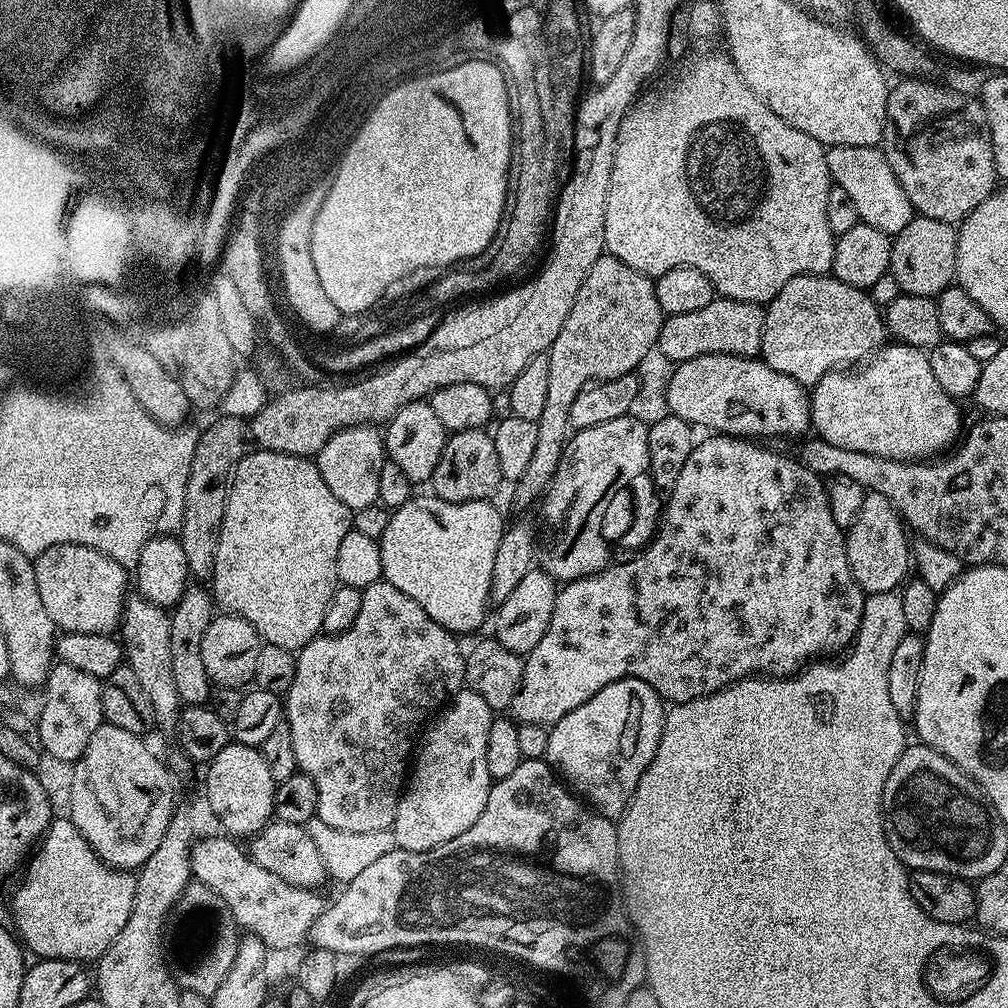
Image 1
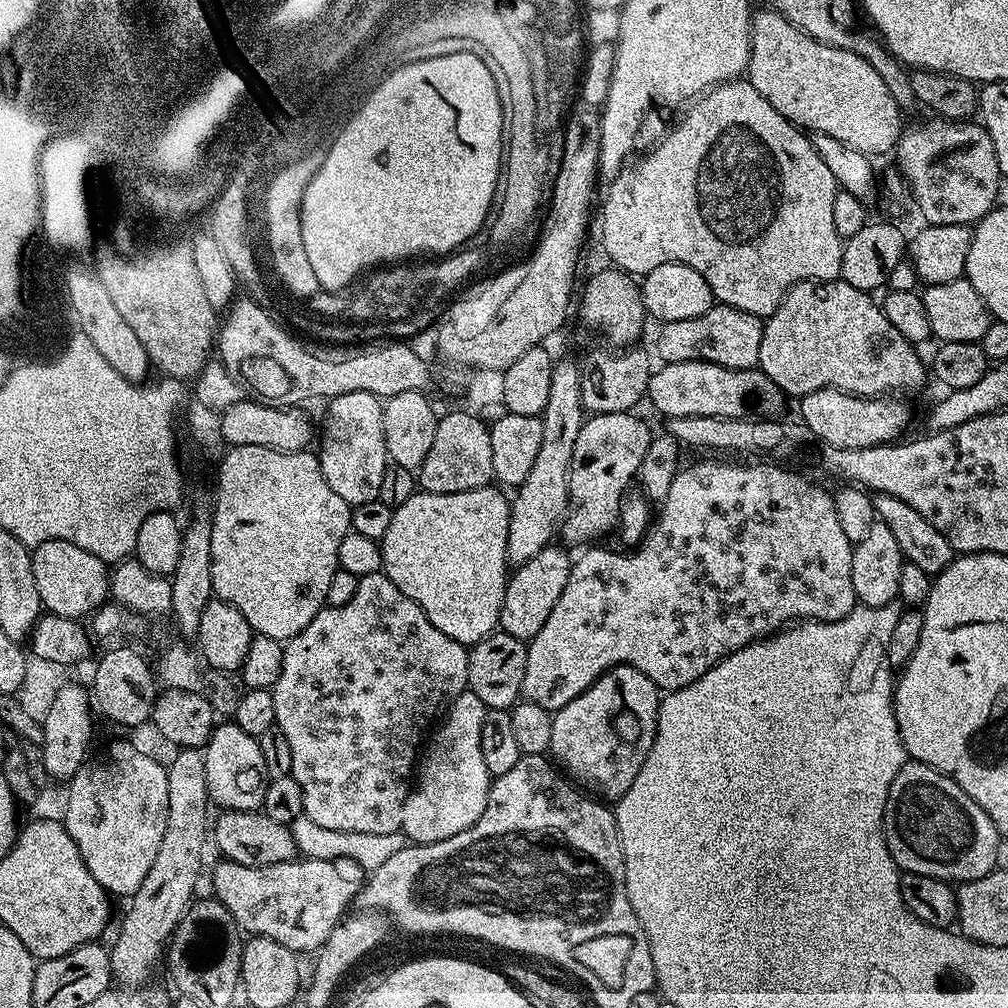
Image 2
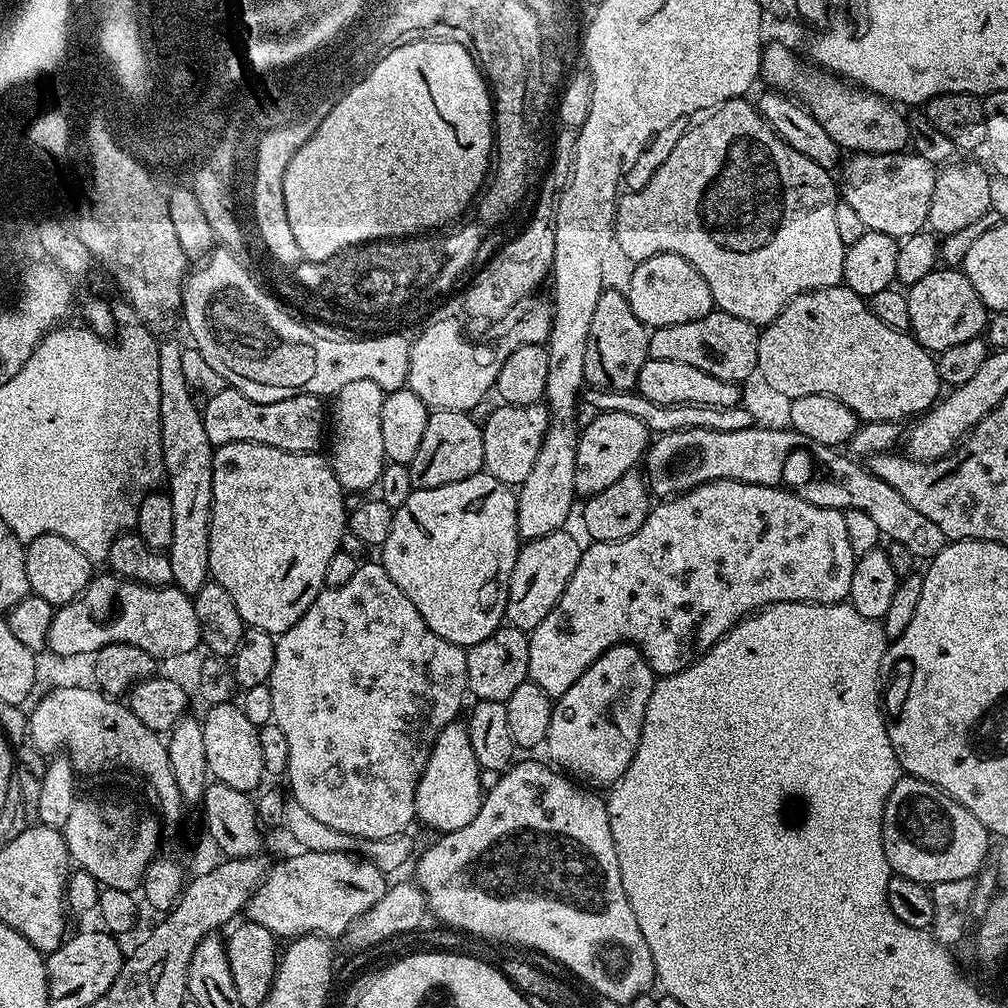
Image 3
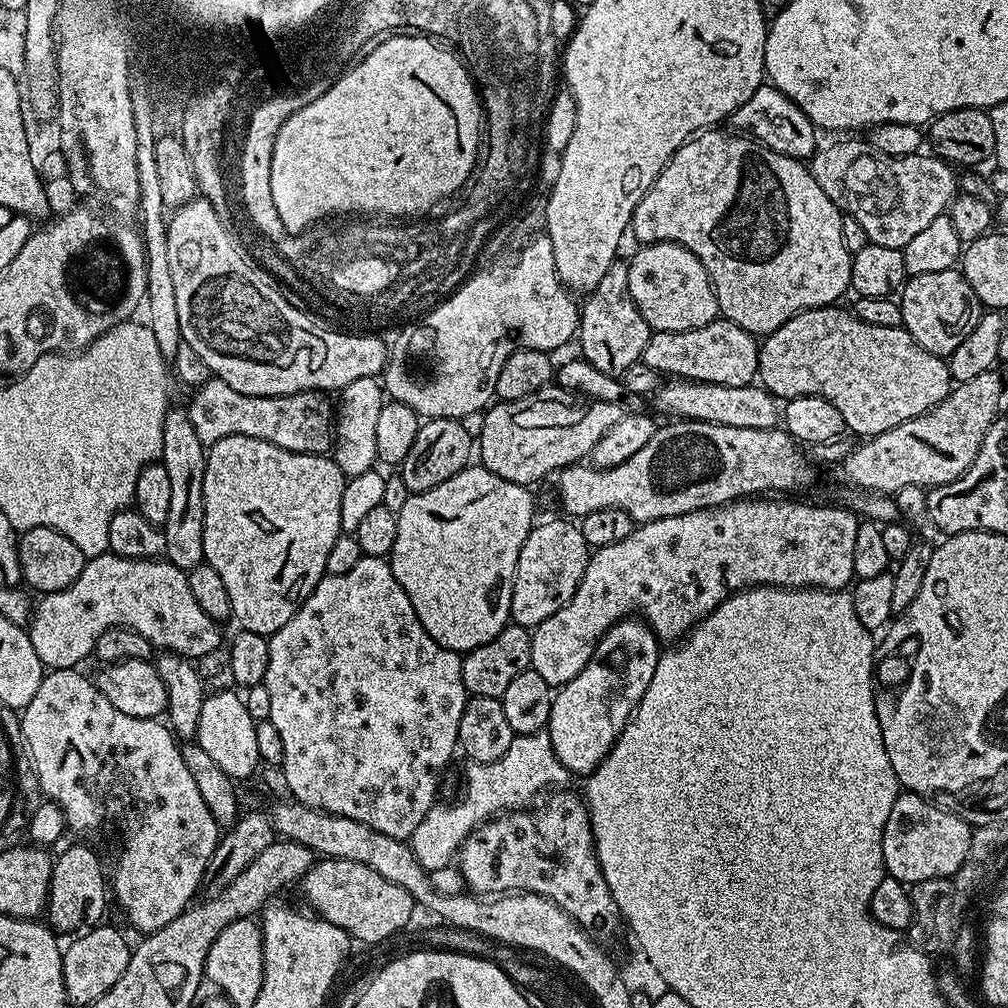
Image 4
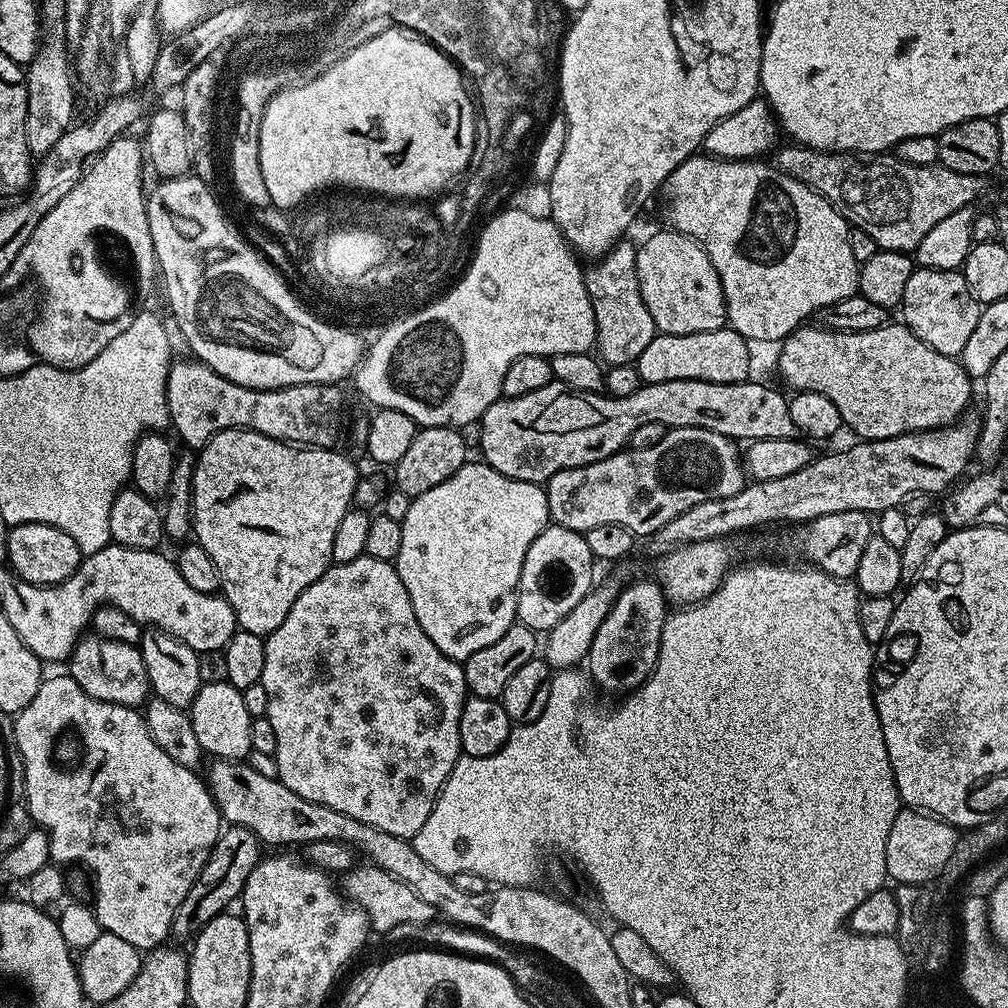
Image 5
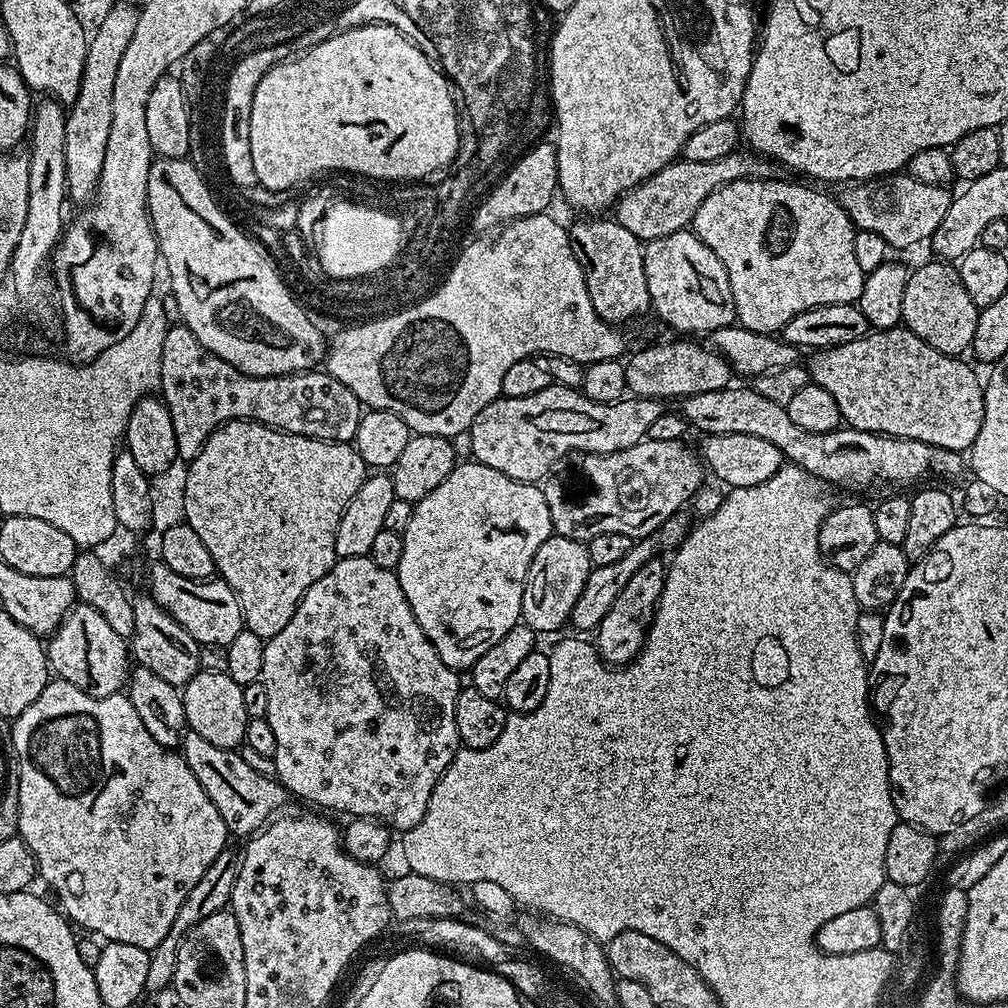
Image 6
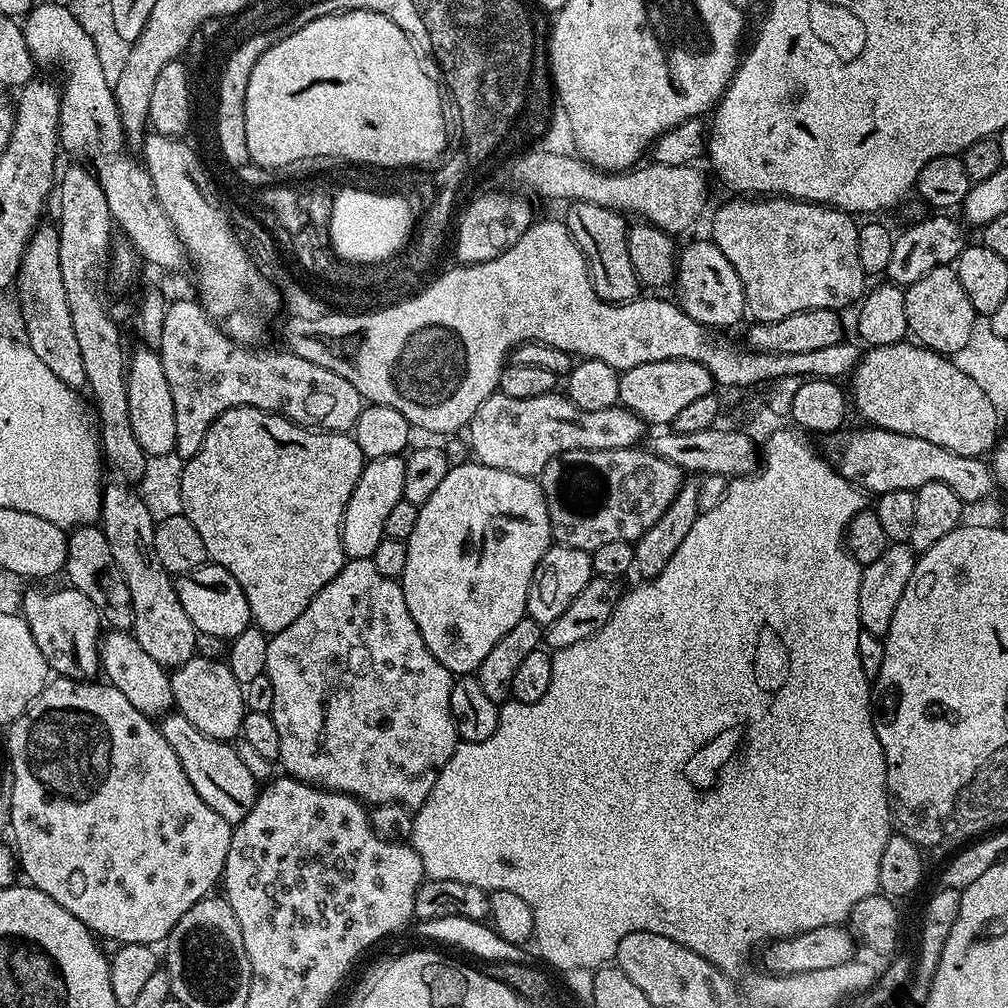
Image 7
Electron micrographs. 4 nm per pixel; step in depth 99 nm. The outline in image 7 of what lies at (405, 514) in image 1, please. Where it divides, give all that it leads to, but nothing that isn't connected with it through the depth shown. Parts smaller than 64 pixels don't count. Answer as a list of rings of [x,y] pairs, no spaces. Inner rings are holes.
[[[471,463],[449,467],[438,490],[430,494],[425,504],[419,505],[414,534],[406,541],[406,570],[398,581],[410,618],[414,618],[422,634],[422,642],[453,674],[475,673],[498,638],[512,629],[514,622],[525,619],[534,570],[554,543],[544,491],[533,477]]]

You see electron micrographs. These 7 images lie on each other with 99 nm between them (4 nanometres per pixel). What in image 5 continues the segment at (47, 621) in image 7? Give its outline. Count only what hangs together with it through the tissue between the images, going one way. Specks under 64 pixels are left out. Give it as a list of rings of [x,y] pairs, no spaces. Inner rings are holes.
[[[85,634],[68,657],[66,667],[67,675],[78,682],[78,686],[82,686],[90,698],[134,709],[139,709],[149,699],[146,662],[142,662],[142,654],[135,644],[123,644],[95,634]]]

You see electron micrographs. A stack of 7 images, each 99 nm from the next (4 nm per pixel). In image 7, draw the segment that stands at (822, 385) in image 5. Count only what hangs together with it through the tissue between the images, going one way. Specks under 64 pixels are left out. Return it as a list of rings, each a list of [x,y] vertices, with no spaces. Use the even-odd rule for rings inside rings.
[[[908,343],[868,348],[861,355],[856,369],[850,373],[850,400],[855,411],[856,408],[860,411],[860,416],[864,419],[861,421],[874,428],[934,442],[935,445],[945,447],[954,454],[983,457],[991,453],[998,443],[996,431],[999,430],[1002,420],[997,416],[993,403],[986,398],[985,391],[973,379],[958,370],[952,358],[932,352],[919,343]]]

